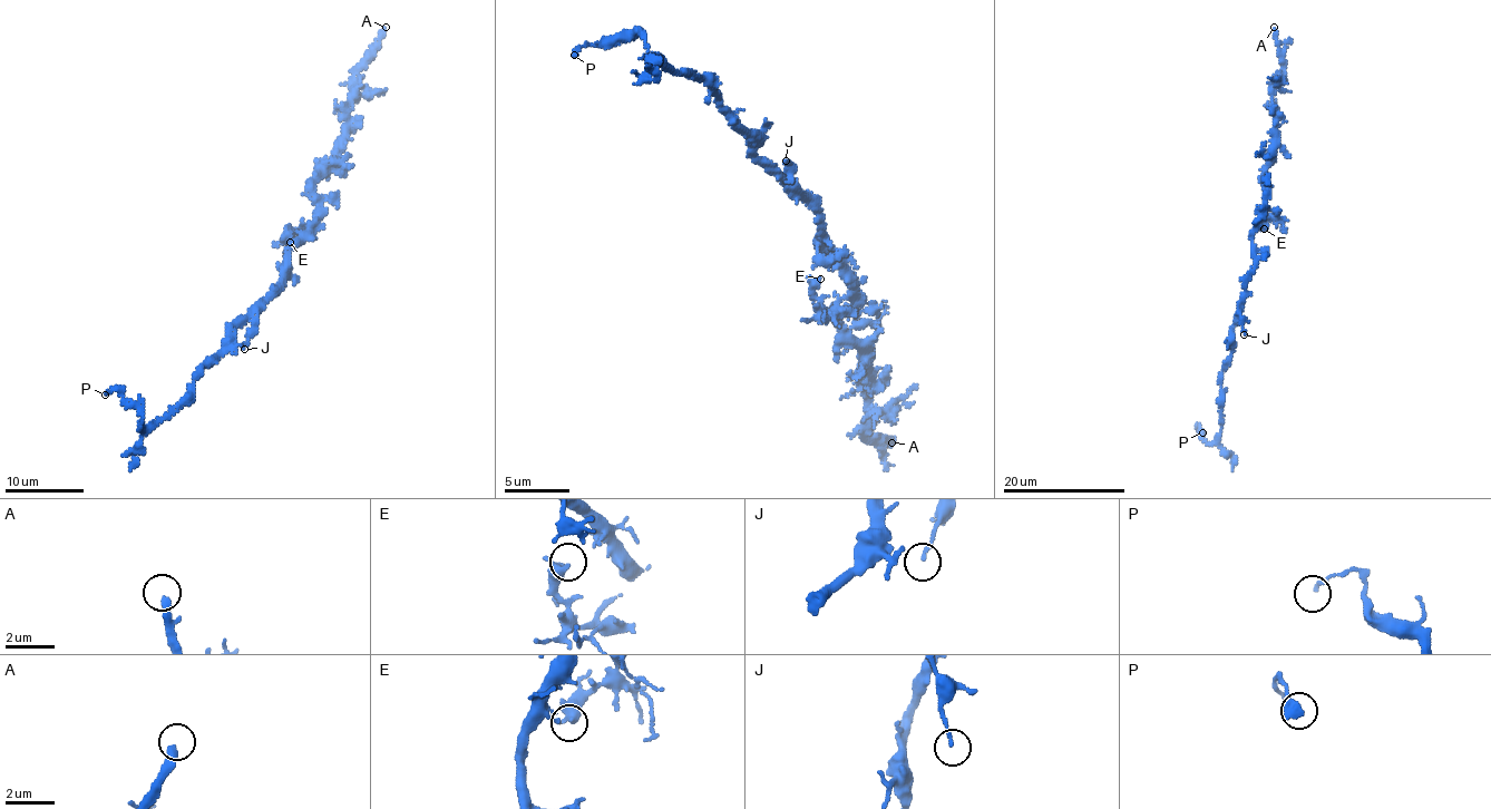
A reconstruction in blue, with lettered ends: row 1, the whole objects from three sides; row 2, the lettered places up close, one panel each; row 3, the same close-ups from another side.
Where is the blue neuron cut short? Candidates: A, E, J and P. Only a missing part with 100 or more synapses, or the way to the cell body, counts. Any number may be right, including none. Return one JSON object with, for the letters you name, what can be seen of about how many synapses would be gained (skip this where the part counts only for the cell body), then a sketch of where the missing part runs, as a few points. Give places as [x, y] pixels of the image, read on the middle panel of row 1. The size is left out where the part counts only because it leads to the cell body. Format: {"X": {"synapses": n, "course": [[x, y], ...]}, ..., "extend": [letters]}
{"extend": ["A"]}

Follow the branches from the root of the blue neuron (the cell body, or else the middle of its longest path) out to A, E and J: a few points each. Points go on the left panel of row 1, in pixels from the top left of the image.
A: (284, 275), (286, 249), (310, 231), (319, 211), (313, 182), (335, 164), (354, 89), (354, 69), (386, 27)
E: (284, 275), (286, 249), (310, 231), (311, 225), (286, 235), (290, 242)
J: (284, 275), (283, 288), (259, 310), (259, 321), (244, 349)

